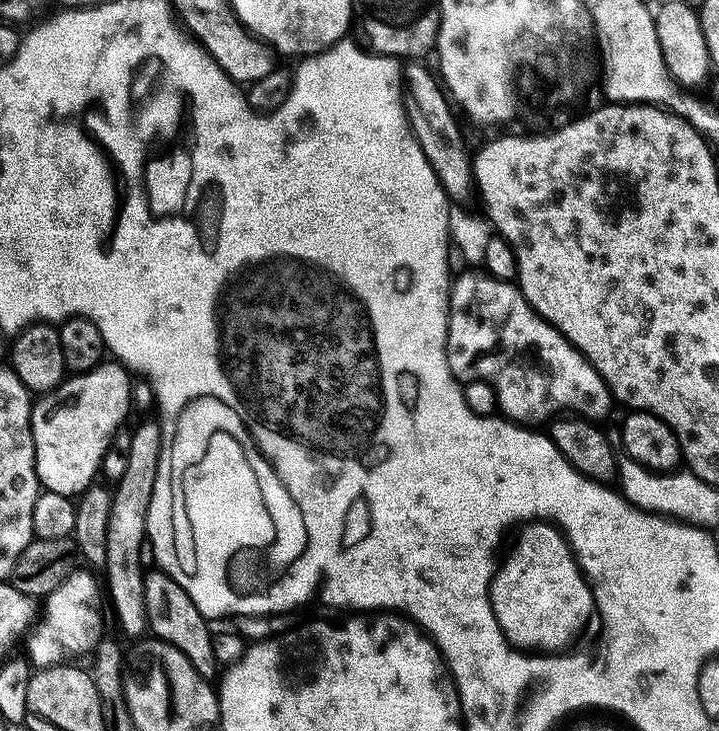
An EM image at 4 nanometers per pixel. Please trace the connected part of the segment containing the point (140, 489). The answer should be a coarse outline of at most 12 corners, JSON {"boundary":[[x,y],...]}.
{"boundary":[[161,421],[131,429],[114,484],[106,594],[121,630],[150,628],[146,538],[166,443]]}

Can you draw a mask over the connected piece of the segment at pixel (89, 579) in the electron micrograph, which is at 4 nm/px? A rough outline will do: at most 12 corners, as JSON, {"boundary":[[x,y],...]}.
{"boundary":[[74,570],[43,601],[26,641],[40,668],[102,639],[102,588]]}

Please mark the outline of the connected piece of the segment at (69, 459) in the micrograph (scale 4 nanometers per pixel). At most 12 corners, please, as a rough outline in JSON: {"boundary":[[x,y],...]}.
{"boundary":[[101,362],[32,406],[43,491],[79,497],[132,404]]}

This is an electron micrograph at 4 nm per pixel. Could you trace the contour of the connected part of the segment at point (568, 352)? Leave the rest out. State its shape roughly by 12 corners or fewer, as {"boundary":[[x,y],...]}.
{"boundary":[[519,287],[450,288],[448,361],[509,420],[600,418],[608,384]]}

